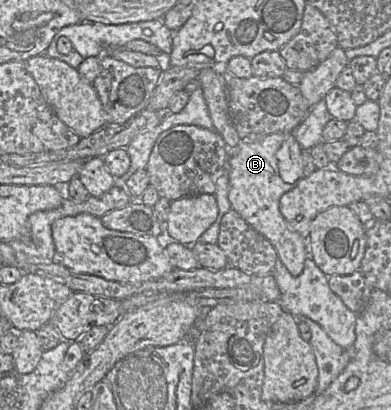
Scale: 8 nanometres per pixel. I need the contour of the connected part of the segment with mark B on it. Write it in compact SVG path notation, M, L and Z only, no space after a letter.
M275 133L256 142L240 142L236 148L228 149L232 150L227 159L229 172L228 198L231 209L235 210L252 228L263 235L273 245L278 259L293 277L300 275L303 271L305 260L308 257L308 242L287 224L280 212L279 201L284 193L293 189L296 183L303 178L301 147L293 133Z

